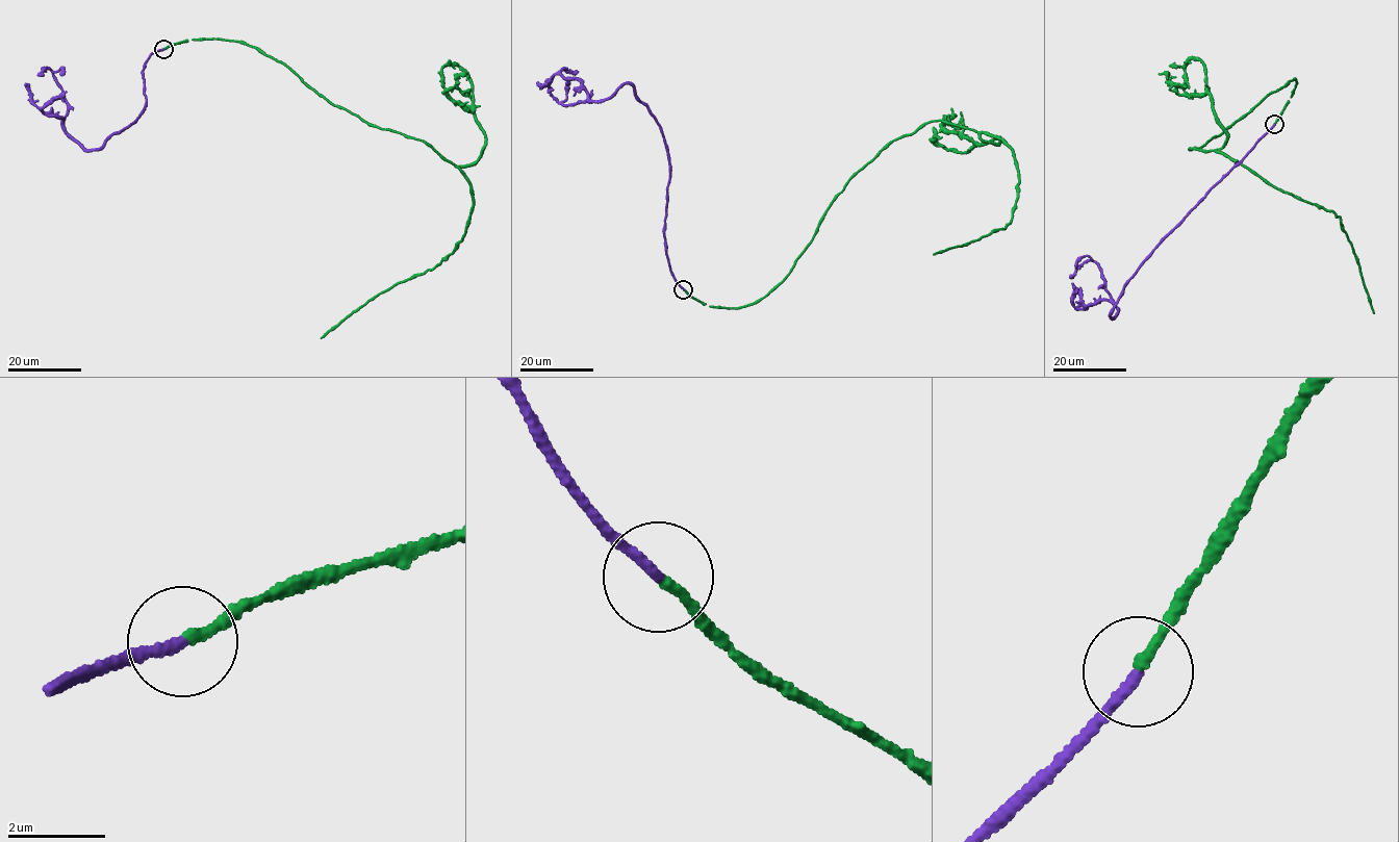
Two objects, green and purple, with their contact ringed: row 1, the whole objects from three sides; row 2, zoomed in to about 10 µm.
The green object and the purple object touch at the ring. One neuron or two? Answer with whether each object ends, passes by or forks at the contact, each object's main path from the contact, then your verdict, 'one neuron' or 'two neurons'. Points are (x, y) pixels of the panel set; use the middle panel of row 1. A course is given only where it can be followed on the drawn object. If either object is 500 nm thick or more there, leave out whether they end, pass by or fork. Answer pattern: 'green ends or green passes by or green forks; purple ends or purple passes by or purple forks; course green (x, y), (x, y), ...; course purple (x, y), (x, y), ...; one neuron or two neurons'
green ends; purple ends; course green (684, 289), (712, 307), (759, 301), (845, 183), (933, 121), (1001, 139), (1018, 170), (1010, 224), (933, 254); course purple (683, 289), (664, 237), (668, 153), (645, 104), (625, 83), (608, 98), (565, 106), (553, 97), (548, 78); one neuron

